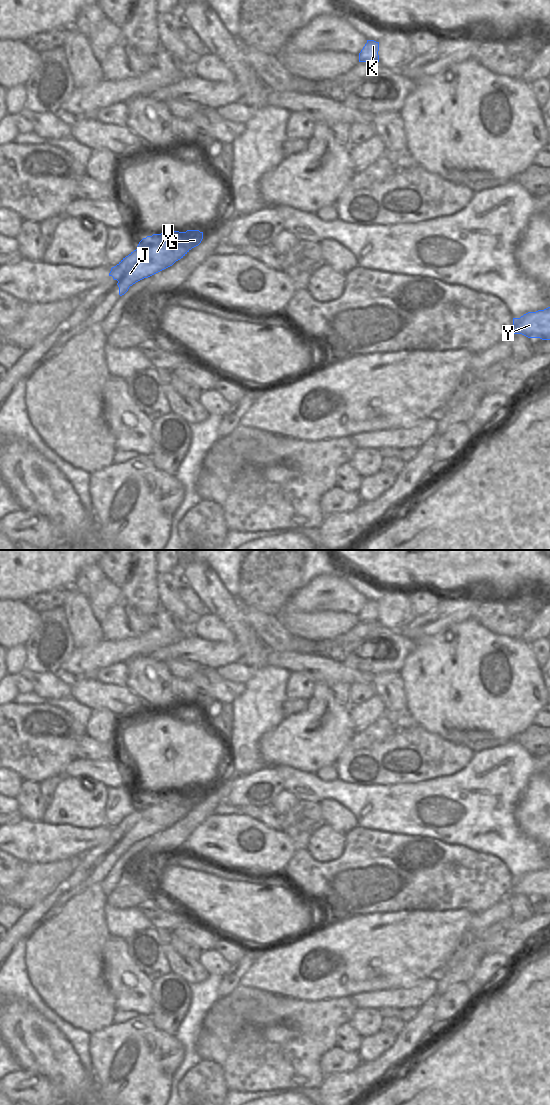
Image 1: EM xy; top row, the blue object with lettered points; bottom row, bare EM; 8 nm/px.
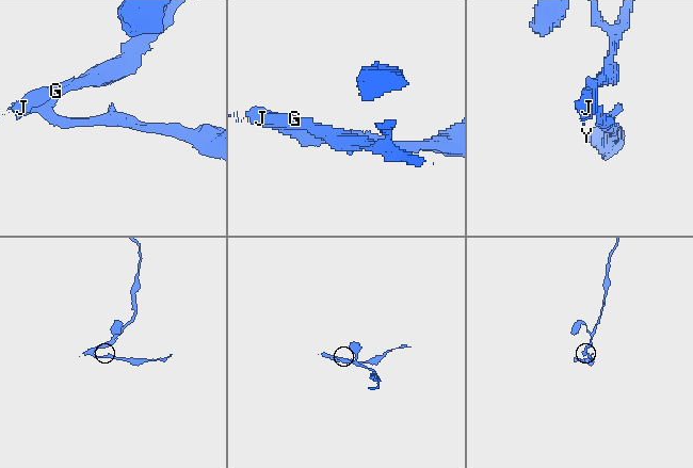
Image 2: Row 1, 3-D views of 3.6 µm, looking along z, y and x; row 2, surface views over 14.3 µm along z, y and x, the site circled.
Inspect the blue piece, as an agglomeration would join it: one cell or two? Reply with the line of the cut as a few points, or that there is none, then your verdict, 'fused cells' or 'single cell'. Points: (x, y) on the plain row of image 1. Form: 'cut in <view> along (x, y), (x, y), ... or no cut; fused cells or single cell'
cut in xy along (181, 792), (183, 802), (175, 805), (175, 820), (173, 822); fused cells

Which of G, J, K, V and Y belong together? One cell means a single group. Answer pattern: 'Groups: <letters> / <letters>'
Groups: G K / J V Y

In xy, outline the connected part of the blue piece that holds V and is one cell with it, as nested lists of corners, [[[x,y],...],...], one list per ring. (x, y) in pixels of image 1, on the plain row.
[[[166,791],[143,798],[136,810],[111,828],[109,836],[118,841],[119,855],[124,855],[136,842],[172,826],[175,805],[183,803],[179,791]]]

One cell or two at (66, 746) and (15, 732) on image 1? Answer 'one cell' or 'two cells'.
one cell

